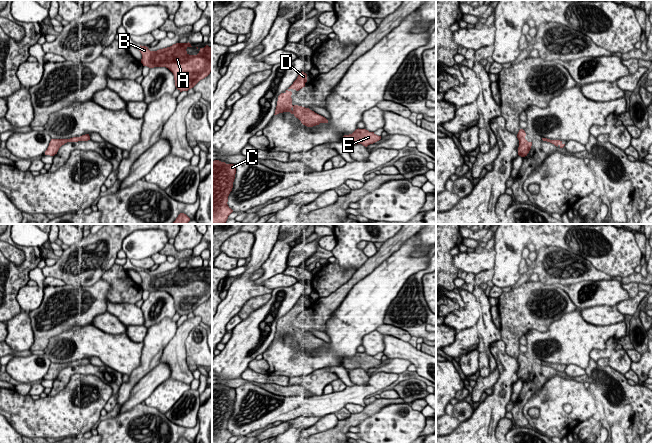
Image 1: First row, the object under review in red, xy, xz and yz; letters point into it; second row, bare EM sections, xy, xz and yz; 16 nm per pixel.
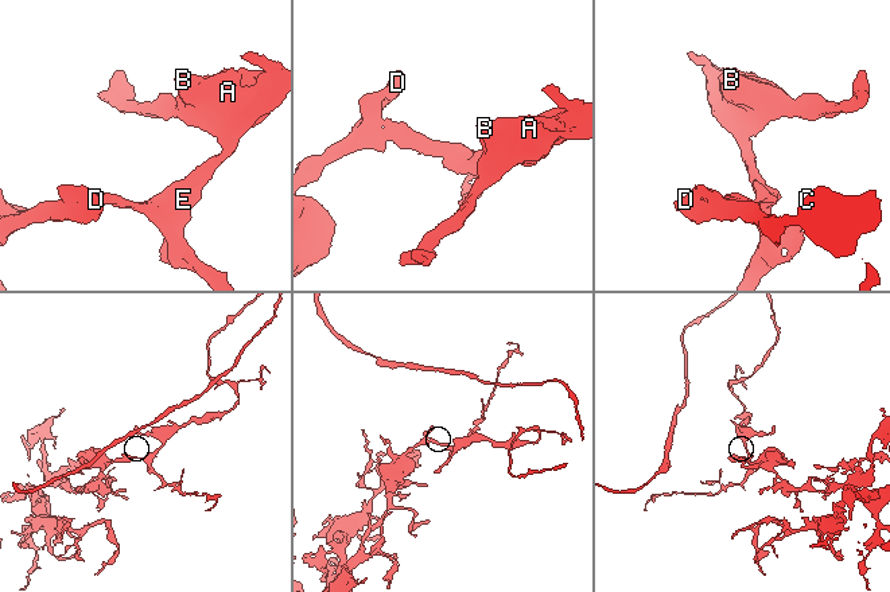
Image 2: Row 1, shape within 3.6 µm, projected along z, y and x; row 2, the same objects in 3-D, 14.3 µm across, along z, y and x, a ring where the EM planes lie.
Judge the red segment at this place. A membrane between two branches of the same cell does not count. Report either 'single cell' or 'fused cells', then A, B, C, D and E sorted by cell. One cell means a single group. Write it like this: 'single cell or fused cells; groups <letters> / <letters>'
single cell; groups A B C D E

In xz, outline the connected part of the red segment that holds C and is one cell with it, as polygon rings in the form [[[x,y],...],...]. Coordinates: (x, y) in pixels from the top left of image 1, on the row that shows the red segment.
[[[219,160],[212,161],[212,224],[225,224],[233,210],[228,206],[228,196],[233,188],[236,168]]]

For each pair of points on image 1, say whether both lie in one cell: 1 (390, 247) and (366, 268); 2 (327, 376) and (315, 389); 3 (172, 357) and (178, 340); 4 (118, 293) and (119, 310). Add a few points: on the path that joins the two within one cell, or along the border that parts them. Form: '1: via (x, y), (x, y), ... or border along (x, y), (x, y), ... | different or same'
1: via (384, 252), (372, 263) | same
2: via (324, 379), (317, 386) | same
3: via (174, 353), (177, 344) | same
4: border along (108, 300), (114, 303), (134, 304) | different

